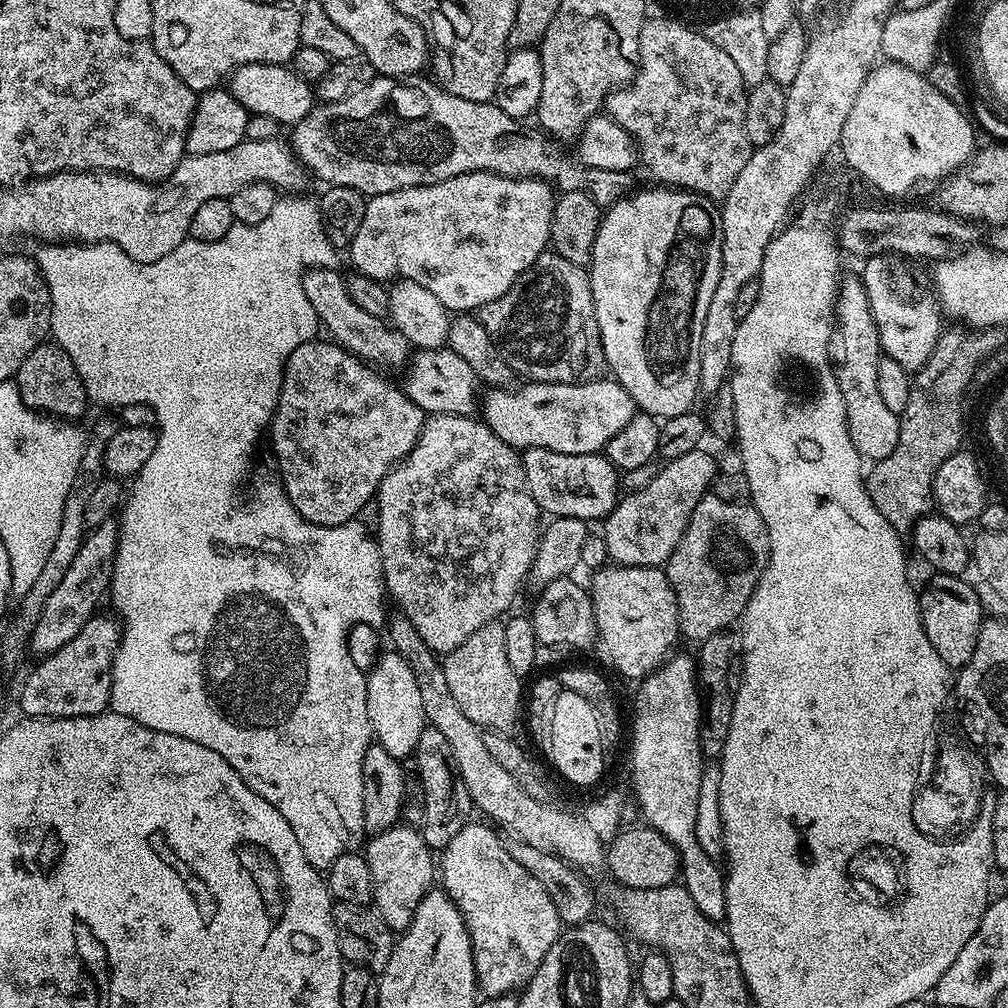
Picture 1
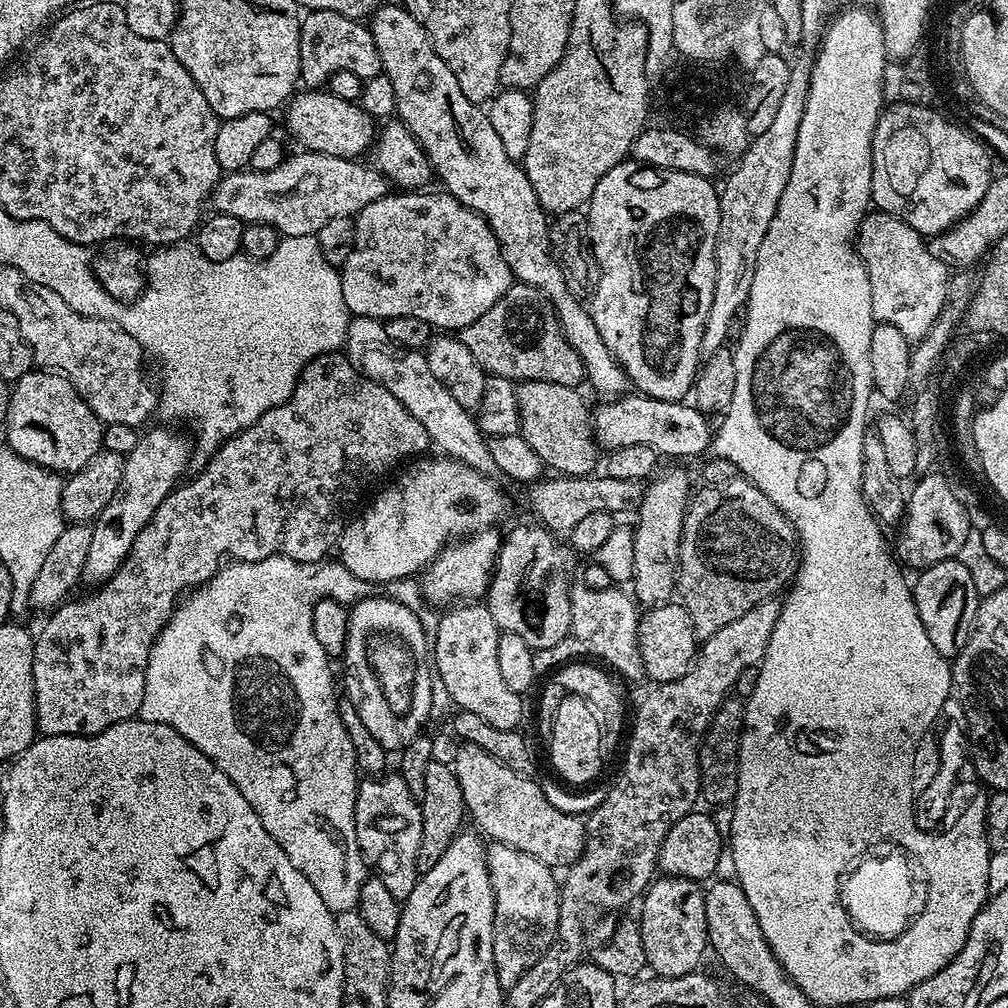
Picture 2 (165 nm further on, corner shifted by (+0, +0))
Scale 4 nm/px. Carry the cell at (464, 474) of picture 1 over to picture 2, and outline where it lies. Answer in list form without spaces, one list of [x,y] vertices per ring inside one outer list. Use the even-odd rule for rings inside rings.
[[[495,527],[482,528],[478,532],[473,532],[471,536],[463,537],[455,542],[449,542],[437,556],[428,564],[428,567],[419,573],[418,583],[424,599],[429,605],[444,604],[452,606],[457,602],[476,602],[487,597],[488,587],[492,581],[492,572],[496,569],[496,556],[500,553],[502,543],[501,533],[496,533]]]

